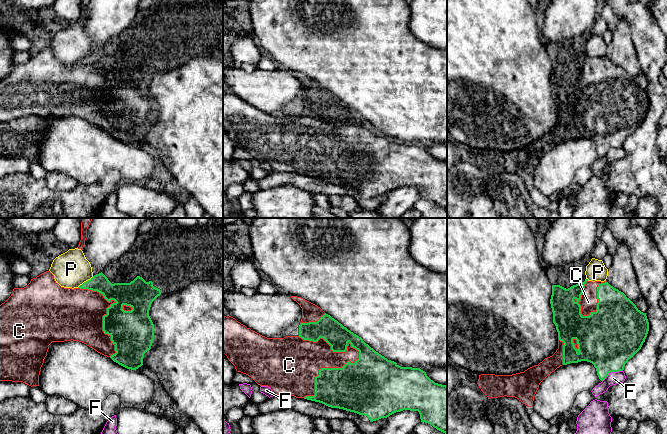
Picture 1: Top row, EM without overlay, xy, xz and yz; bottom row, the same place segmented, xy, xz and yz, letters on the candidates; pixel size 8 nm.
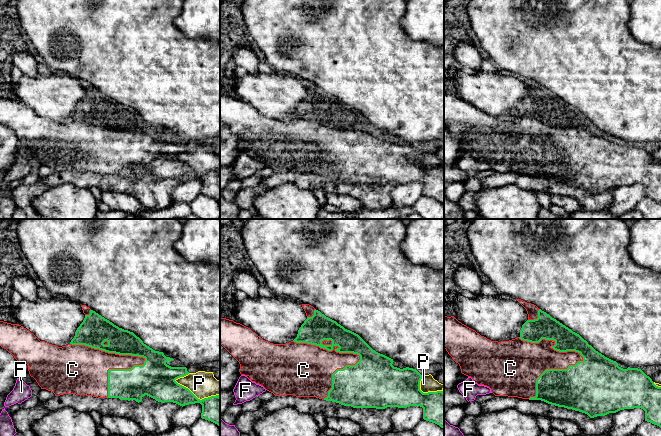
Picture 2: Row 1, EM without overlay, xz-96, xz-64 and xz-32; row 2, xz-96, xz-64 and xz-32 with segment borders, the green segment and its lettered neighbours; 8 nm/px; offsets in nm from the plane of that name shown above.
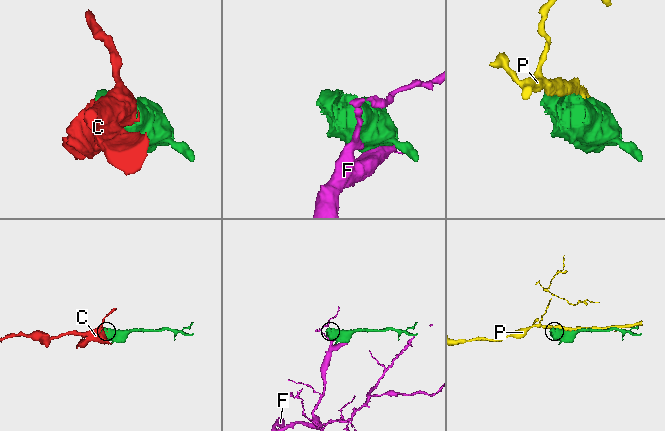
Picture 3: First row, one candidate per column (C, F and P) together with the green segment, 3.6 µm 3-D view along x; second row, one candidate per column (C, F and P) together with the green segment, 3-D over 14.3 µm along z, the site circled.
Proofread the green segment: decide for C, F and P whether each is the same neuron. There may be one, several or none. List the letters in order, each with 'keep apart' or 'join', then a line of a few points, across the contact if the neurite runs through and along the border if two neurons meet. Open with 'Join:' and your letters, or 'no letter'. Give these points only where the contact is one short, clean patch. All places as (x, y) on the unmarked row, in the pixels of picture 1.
Join: C
C: join
F: keep apart
P: keep apart

